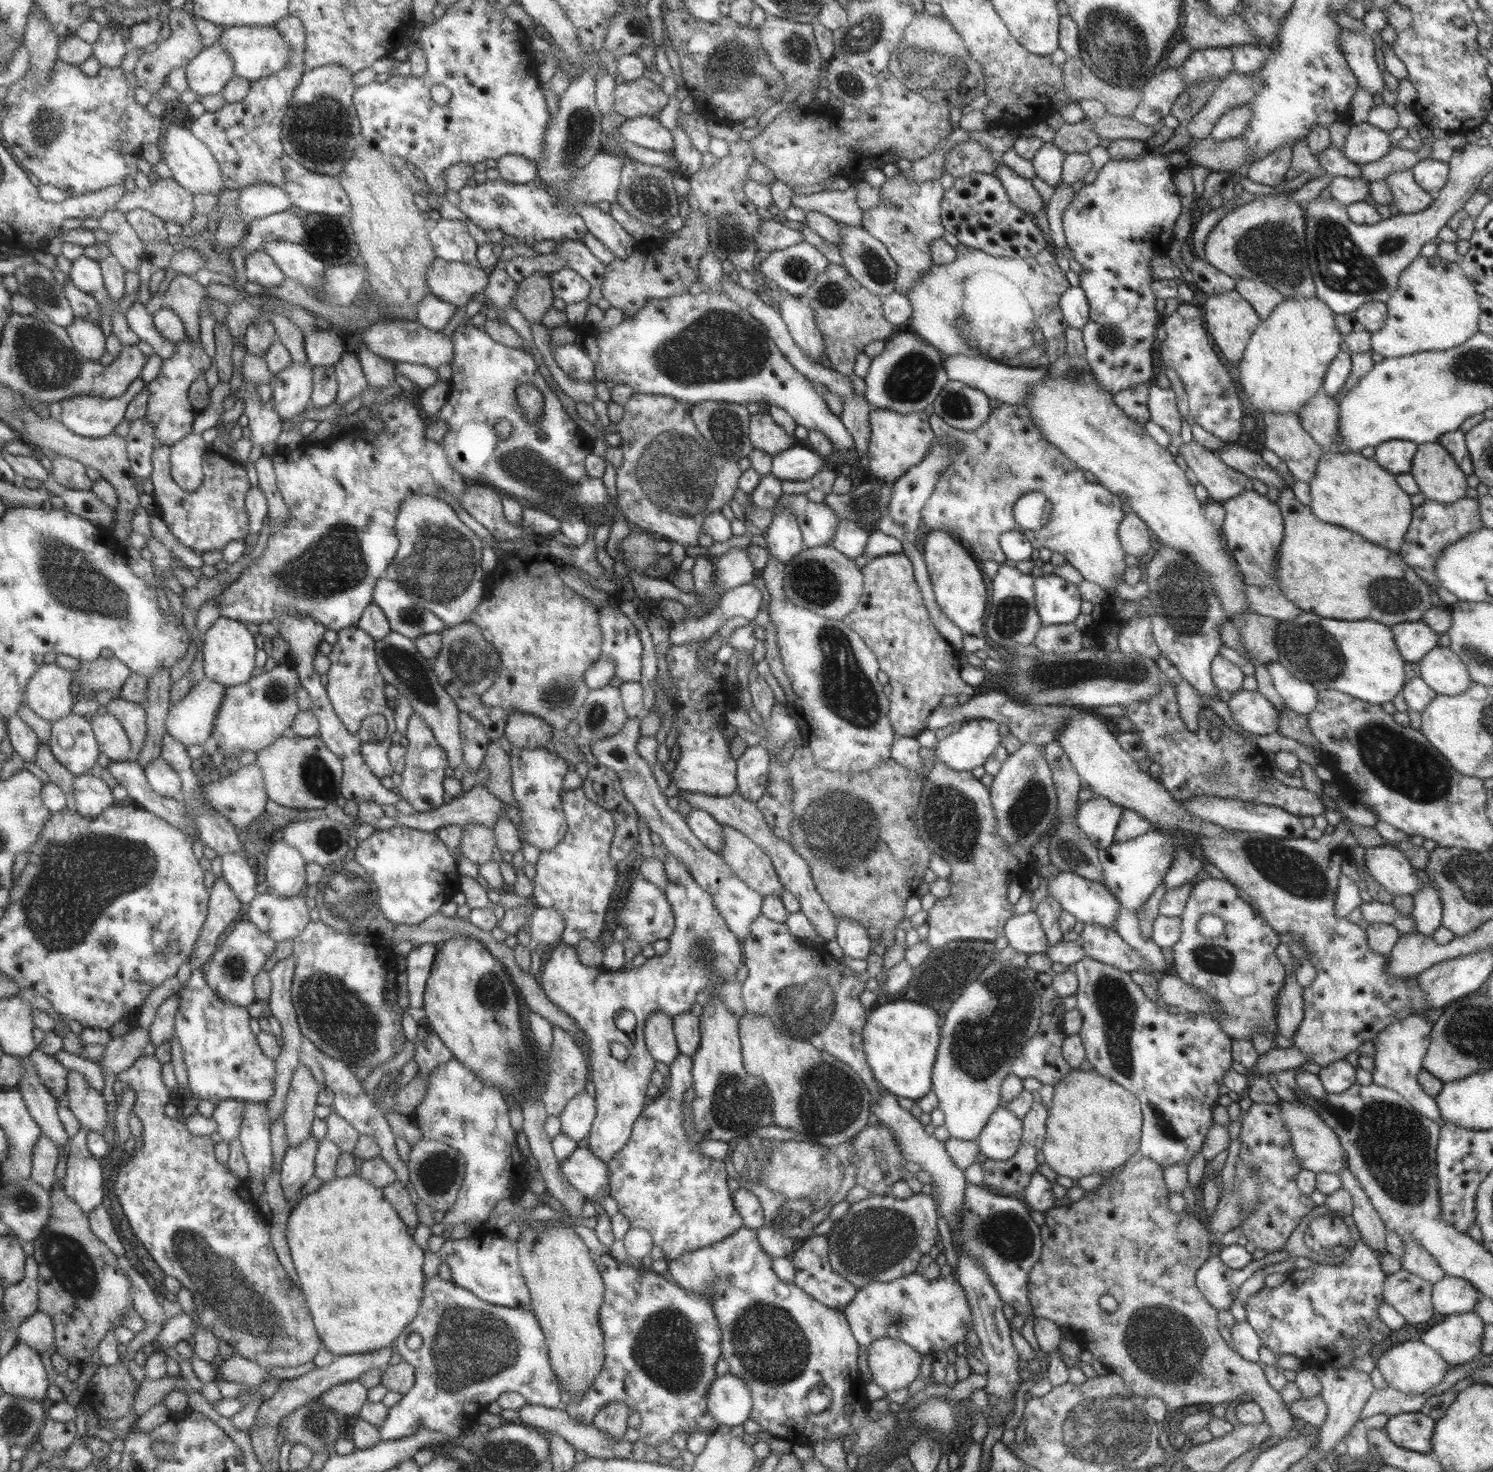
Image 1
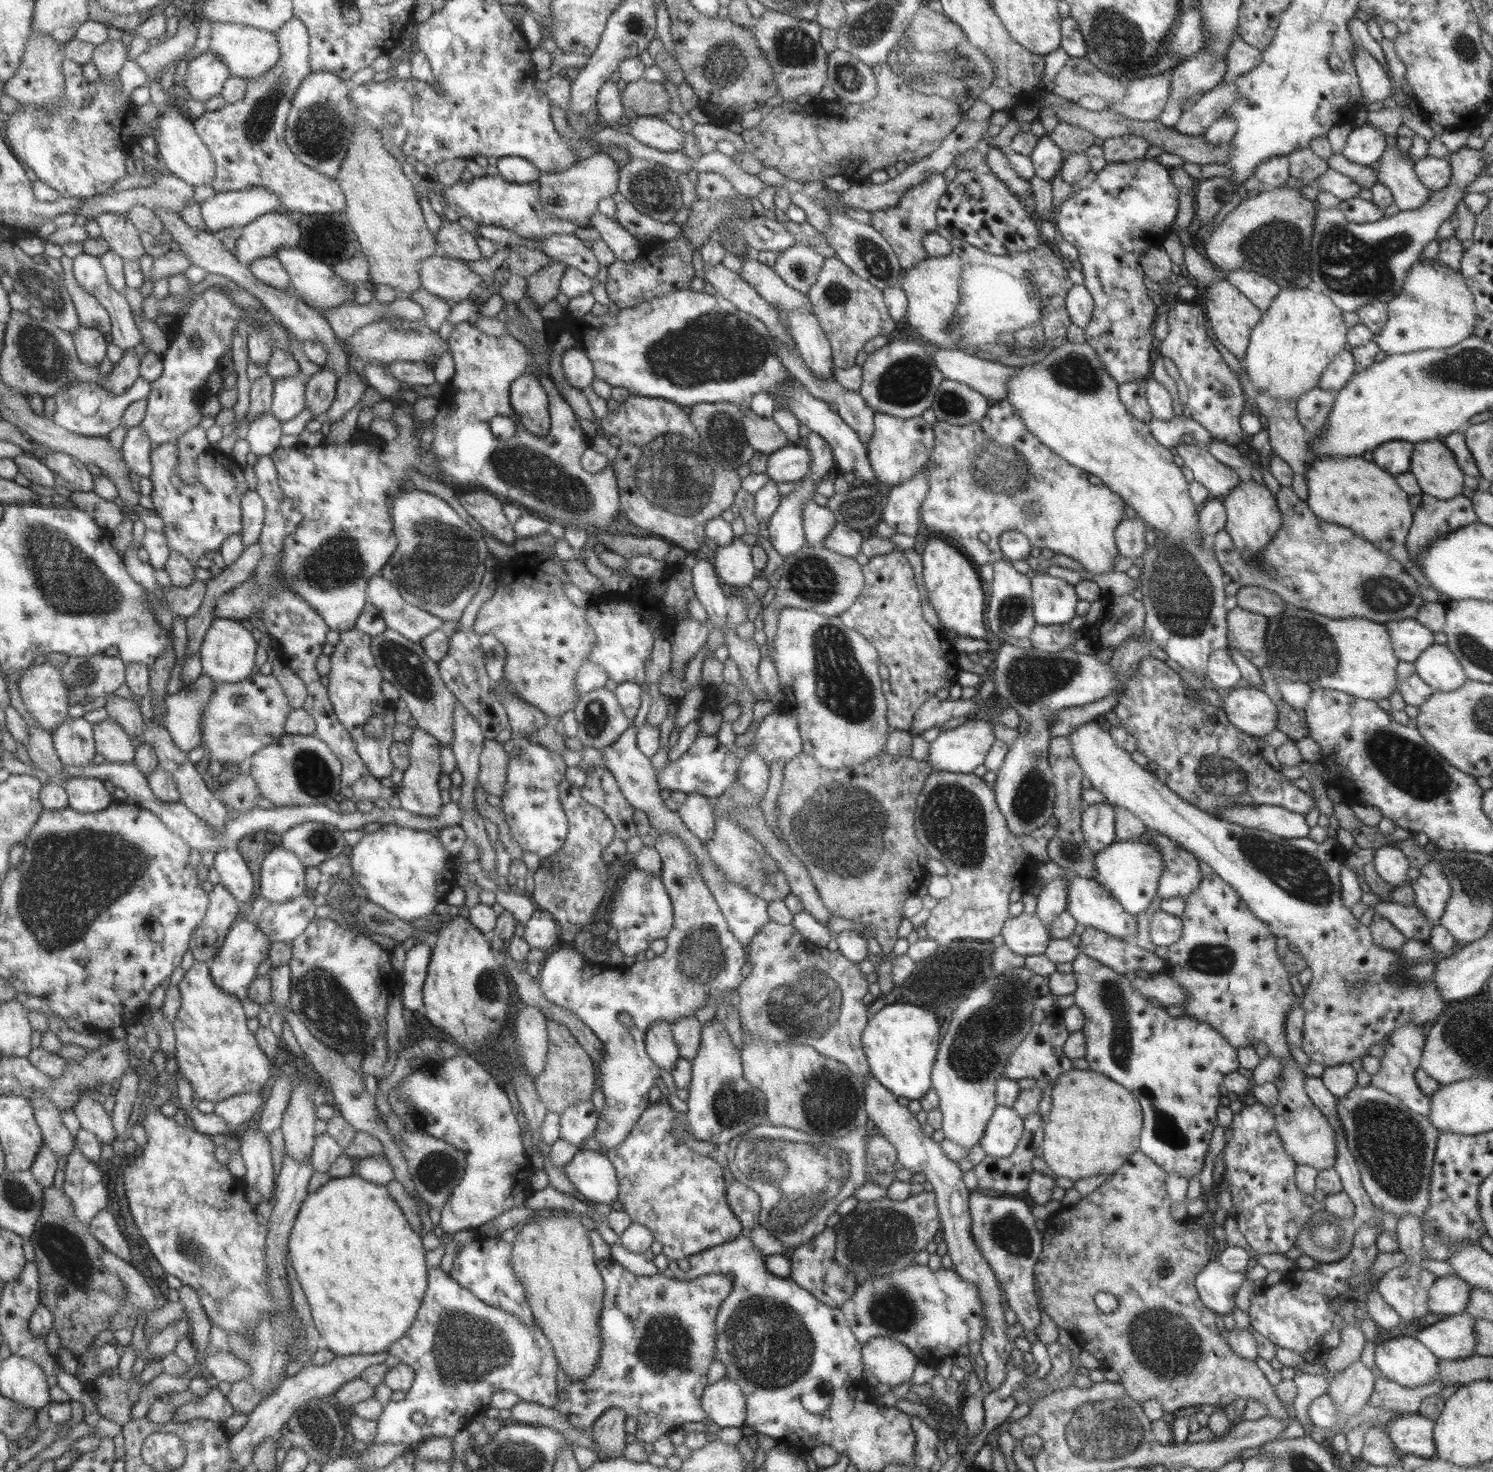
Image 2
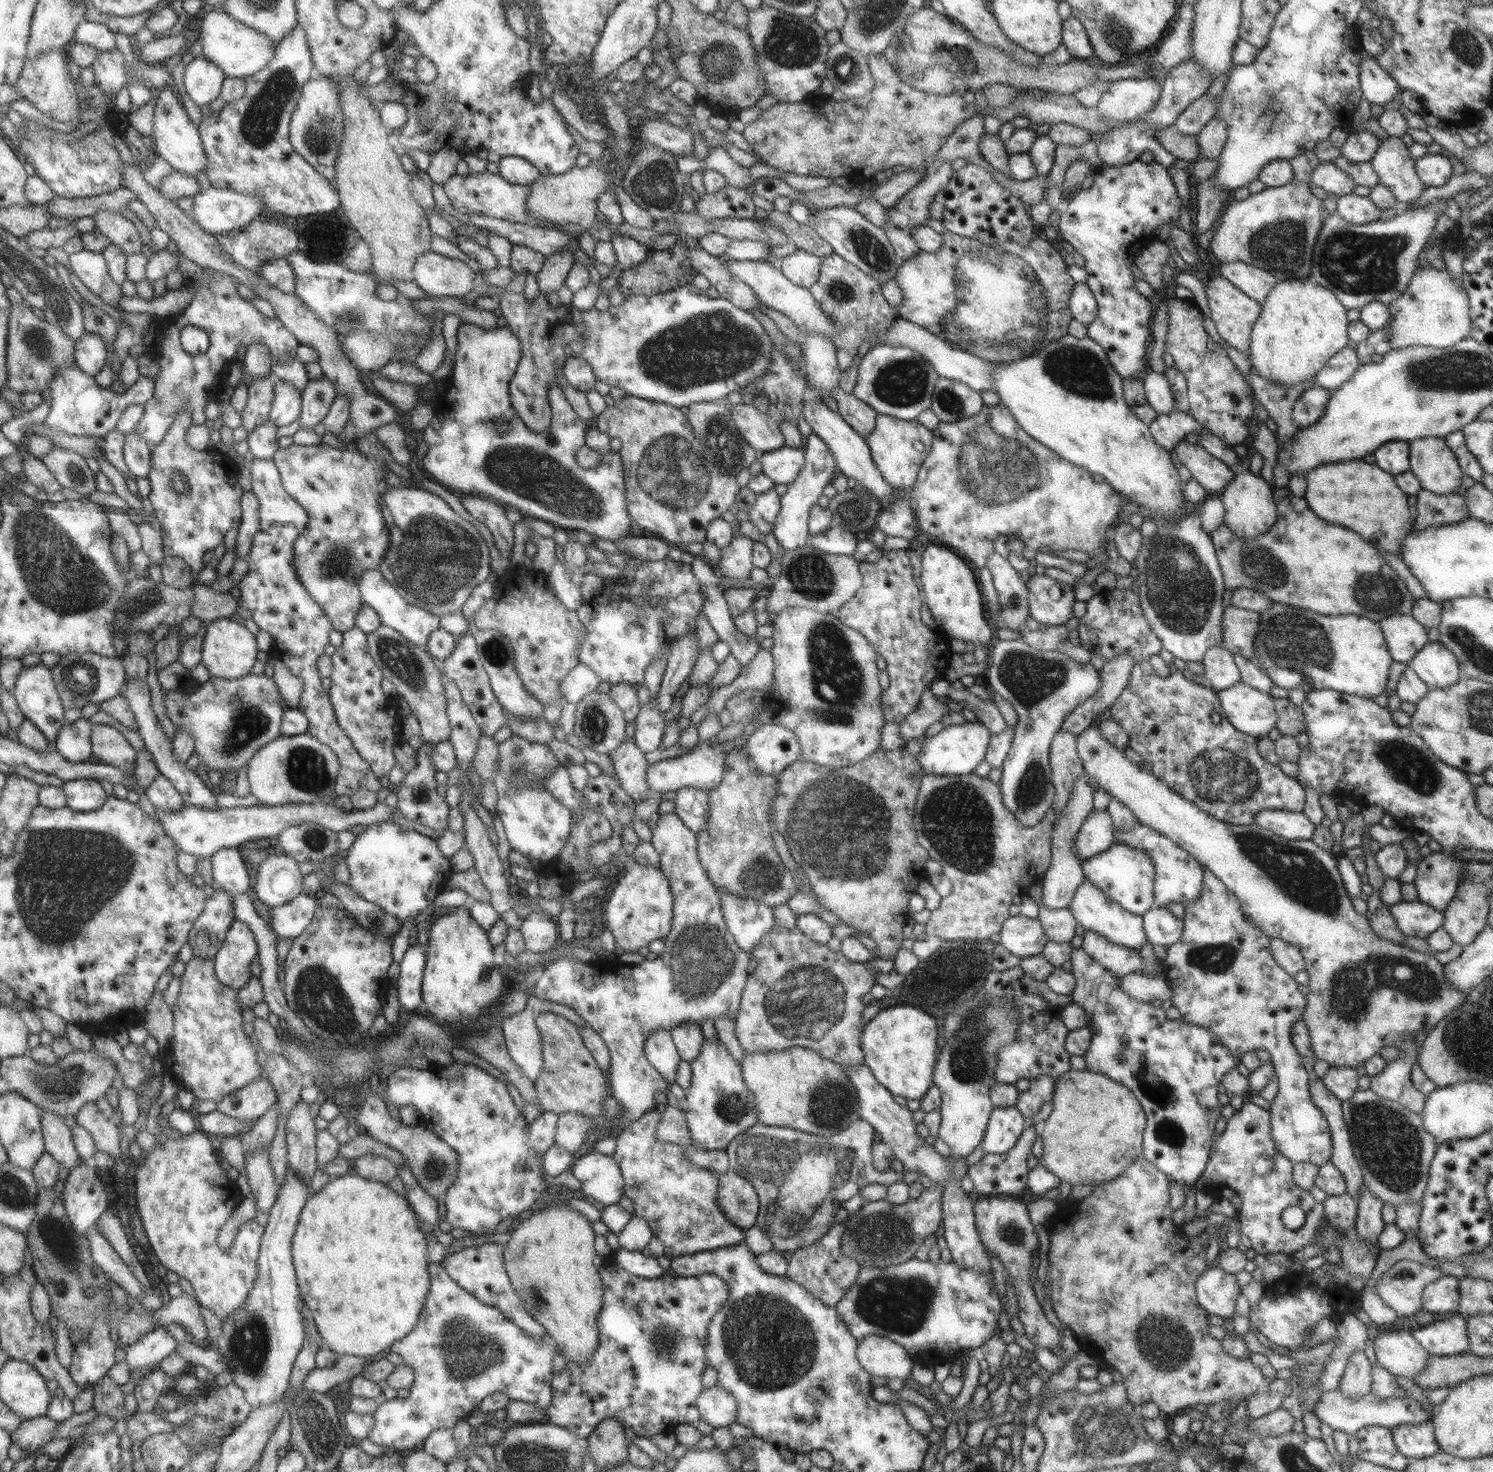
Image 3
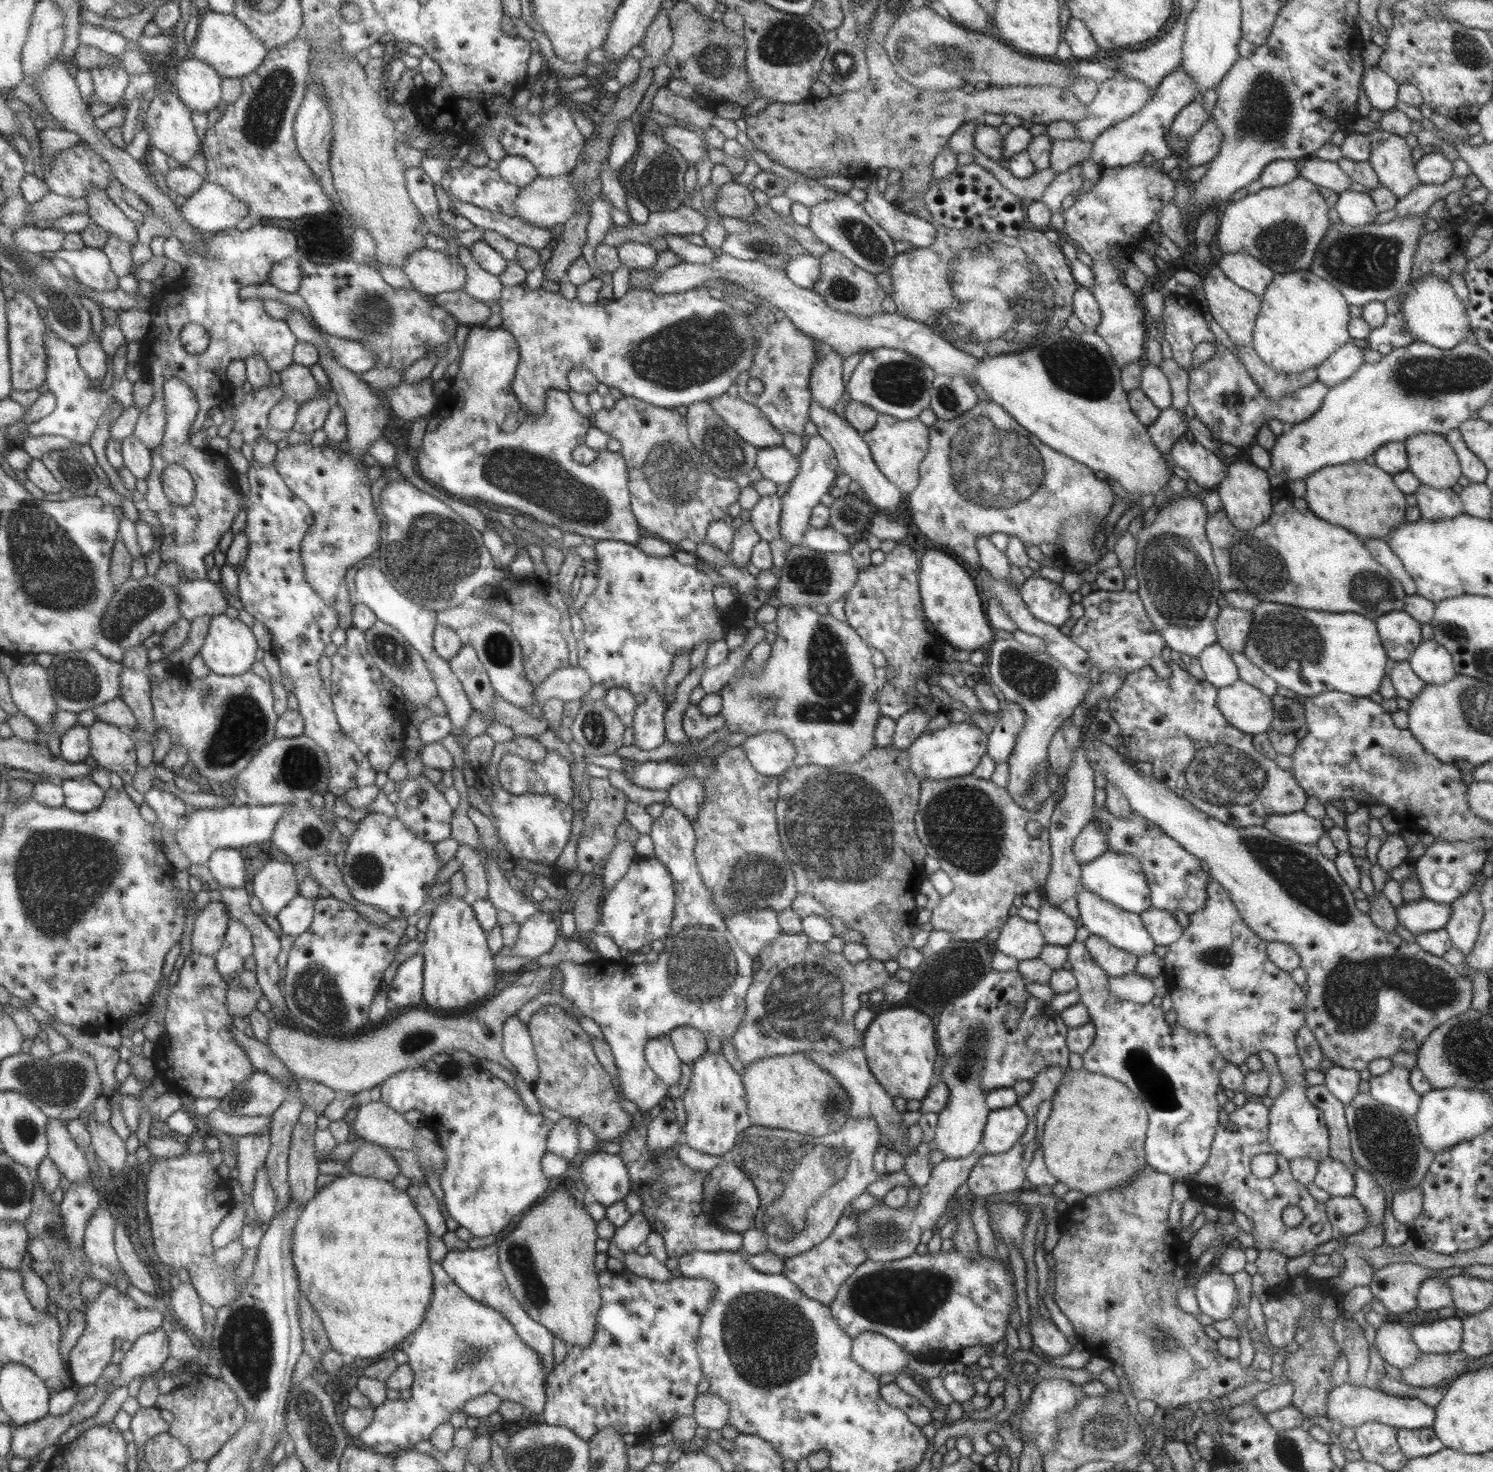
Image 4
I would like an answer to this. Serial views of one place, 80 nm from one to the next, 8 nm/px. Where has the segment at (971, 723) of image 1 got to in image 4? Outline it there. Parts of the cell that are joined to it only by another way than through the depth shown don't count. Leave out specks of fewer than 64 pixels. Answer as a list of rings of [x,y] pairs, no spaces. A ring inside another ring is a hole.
[[[950,723],[943,730],[929,734],[923,732],[907,748],[910,771],[919,779],[941,780],[969,775],[985,754],[988,734],[981,732],[974,724]]]

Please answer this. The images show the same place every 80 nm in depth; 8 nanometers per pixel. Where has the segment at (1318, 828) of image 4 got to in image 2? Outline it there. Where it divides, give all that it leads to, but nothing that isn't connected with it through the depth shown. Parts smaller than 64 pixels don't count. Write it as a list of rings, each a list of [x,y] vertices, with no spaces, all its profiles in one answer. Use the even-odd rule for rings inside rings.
[[[1235,804],[1213,816],[1225,823],[1263,830],[1283,838],[1307,837],[1310,829],[1303,815],[1267,804],[1255,808]]]

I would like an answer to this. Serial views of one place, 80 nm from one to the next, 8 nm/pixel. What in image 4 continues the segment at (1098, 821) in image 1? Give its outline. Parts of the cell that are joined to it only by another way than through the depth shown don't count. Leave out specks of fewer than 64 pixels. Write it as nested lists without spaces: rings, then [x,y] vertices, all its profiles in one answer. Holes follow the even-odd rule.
[[[1093,819],[1079,831],[1072,844],[1073,854],[1081,865],[1101,856],[1107,849],[1106,836]]]

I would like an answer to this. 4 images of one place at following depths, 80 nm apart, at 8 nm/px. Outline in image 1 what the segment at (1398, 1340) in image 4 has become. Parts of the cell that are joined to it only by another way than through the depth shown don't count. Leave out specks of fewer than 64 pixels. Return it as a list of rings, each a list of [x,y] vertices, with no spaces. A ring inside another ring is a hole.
[[[1415,1338],[1391,1345],[1377,1358],[1375,1370],[1382,1374],[1391,1388],[1403,1394],[1421,1394],[1440,1384],[1448,1371],[1448,1364],[1432,1348]]]

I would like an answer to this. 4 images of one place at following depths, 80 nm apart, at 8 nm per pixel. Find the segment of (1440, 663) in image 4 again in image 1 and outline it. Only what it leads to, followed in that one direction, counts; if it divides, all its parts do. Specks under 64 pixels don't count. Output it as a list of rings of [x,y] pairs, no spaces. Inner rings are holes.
[[[1436,646],[1419,661],[1419,677],[1436,695],[1455,696],[1471,687],[1471,676],[1449,648]]]

